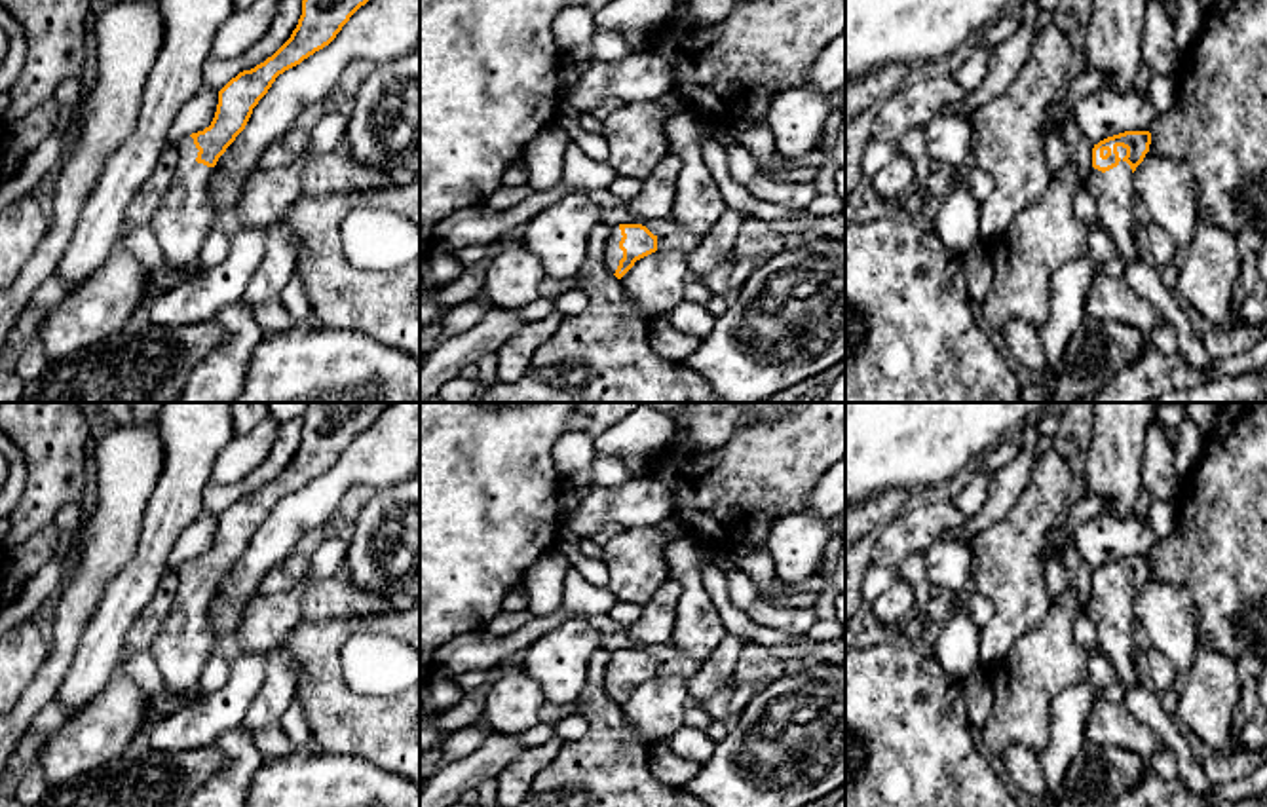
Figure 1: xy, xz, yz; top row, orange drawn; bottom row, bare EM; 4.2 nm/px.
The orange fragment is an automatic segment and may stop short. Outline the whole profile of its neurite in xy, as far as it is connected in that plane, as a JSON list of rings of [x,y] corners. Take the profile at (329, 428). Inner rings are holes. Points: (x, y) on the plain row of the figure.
[[[308,403],[302,414],[302,441],[291,463],[264,488],[232,503],[218,516],[211,551],[179,568],[175,602],[150,647],[163,676],[163,691],[148,699],[148,729],[179,710],[182,697],[198,687],[218,640],[213,623],[215,591],[245,554],[253,534],[279,499],[329,471],[388,404]]]

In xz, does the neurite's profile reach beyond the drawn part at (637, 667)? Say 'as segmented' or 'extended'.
extended

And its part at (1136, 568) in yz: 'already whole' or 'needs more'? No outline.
needs more

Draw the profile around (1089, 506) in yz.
[[[1085,494],[1079,501],[1069,503],[1060,524],[1056,524],[1045,541],[1043,566],[1052,556],[1060,556],[1066,545],[1073,543],[1073,532],[1079,524],[1107,515],[1107,501],[1094,494]]]

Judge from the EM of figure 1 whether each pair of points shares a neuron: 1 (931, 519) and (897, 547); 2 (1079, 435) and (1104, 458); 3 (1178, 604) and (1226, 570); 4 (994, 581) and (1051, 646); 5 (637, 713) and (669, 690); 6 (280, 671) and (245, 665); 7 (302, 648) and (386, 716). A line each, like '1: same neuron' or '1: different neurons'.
1: same neuron
2: different neurons
3: different neurons
4: different neurons
5: same neuron
6: different neurons
7: same neuron

